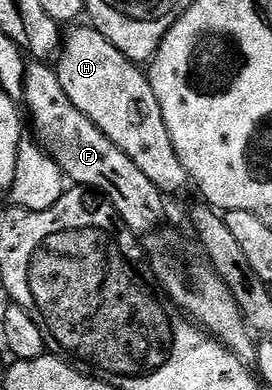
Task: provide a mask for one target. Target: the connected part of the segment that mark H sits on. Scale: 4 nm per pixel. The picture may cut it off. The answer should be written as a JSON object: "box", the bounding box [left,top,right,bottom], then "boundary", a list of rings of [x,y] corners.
{"box":[55,25,190,193],"boundary":[[[89,25],[64,36],[63,46],[55,59],[56,63],[55,78],[59,81],[63,93],[71,97],[75,109],[83,112],[128,159],[133,161],[139,167],[139,173],[147,177],[147,181],[151,181],[161,193],[181,191],[185,183],[187,187],[190,182],[189,174],[185,172],[175,153],[173,142],[167,133],[167,125],[163,121],[163,113],[159,109],[159,101],[151,89],[146,72],[140,66],[127,58],[105,35]]]}

